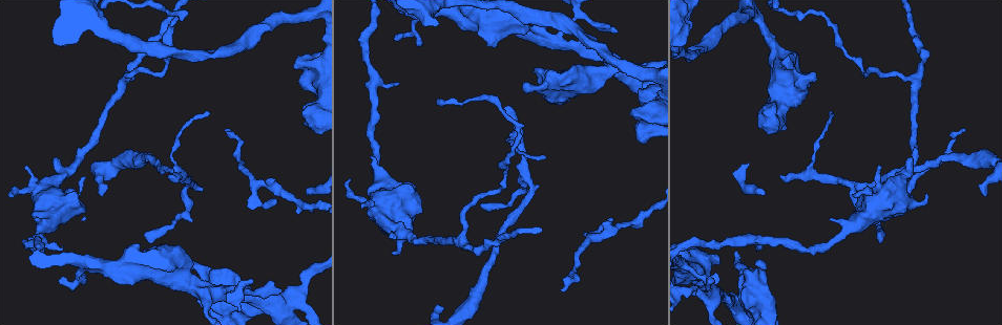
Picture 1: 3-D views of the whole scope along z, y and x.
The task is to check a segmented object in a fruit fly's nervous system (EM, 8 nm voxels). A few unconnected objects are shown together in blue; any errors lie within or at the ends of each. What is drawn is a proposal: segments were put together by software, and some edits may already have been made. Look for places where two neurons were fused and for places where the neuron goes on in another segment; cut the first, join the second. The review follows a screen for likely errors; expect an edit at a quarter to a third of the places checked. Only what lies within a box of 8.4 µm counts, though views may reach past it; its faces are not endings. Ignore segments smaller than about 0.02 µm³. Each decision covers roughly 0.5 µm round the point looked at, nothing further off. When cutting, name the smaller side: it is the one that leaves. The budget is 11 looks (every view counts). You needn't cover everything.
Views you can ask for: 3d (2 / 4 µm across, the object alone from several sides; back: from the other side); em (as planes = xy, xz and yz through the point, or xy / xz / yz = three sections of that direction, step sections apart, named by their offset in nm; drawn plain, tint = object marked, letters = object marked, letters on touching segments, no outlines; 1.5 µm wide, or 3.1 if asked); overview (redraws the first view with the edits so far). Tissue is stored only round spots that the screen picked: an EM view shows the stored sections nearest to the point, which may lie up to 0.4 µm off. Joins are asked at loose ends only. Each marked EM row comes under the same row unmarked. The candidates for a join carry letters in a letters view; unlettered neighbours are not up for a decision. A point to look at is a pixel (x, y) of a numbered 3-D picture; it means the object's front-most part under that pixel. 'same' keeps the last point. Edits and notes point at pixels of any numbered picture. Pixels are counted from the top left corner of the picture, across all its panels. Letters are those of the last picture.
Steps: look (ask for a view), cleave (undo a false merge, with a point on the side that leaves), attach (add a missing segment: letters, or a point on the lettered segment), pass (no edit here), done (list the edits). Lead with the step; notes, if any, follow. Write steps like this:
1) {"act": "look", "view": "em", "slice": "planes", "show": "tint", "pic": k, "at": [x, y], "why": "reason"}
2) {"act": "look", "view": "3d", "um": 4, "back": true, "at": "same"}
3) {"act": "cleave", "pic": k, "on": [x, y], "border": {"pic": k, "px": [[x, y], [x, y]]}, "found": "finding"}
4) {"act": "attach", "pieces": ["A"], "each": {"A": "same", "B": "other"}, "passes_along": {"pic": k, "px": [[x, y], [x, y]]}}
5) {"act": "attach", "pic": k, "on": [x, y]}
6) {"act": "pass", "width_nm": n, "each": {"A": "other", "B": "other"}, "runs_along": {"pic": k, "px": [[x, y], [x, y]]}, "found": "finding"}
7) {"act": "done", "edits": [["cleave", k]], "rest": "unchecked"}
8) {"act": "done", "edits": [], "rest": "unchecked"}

{"act": "look", "view": "em", "slice": "xy", "step": 8, "show": "letters", "pic": 1, "at": [440, 311], "why": "free end"}

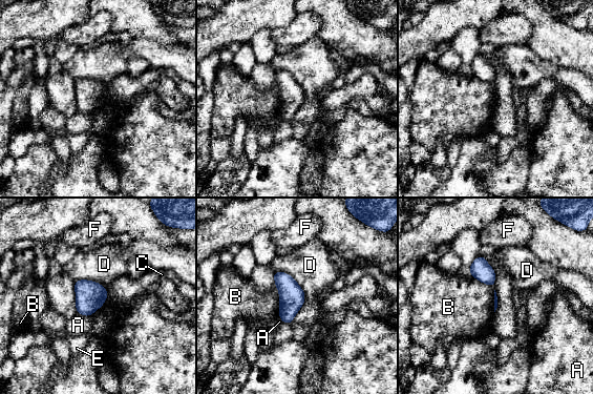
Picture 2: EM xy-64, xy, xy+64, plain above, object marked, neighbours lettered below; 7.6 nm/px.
{"act": "look", "view": "em", "slice": "planes", "show": "letters", "at": "same", "why": "cut it another way"}

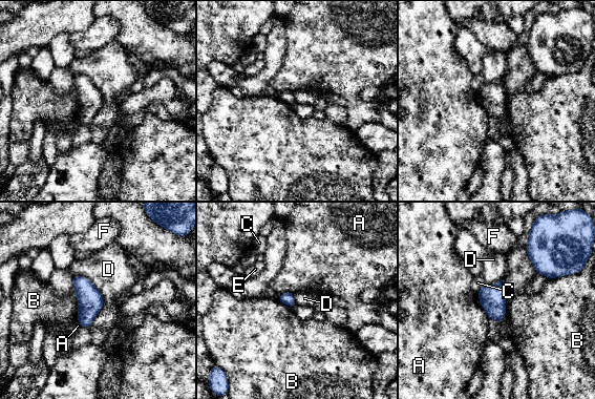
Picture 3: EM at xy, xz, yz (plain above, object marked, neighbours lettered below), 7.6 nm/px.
{"act": "pass", "longest_contact_nm": ["D", 420], "each": {"A": "other", "B": "other", "C": "other", "D": "other", "E": "other", "F": "other"}, "border": {"pic": 3, "px": [[75, 274], [103, 298], [89, 327]]}, "found": "no lettered segment goes on from it"}

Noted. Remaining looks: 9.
{"act": "look", "view": "em", "slice": "yz", "step": 8, "show": "tint", "pic": 1, "at": [964, 131], "why": "thin end"}

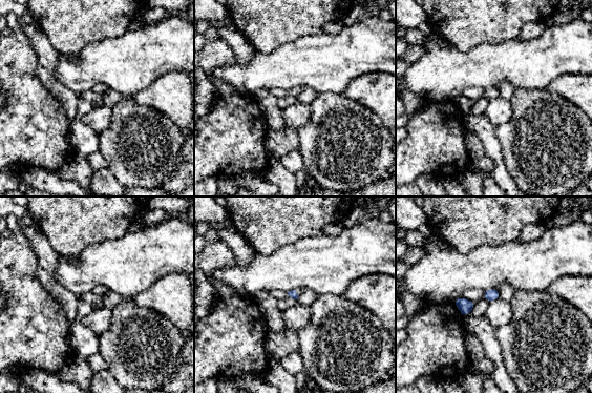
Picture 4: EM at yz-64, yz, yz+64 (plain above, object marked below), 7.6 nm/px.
{"act": "look", "view": "em", "slice": "planes", "show": "letters", "at": "same"}

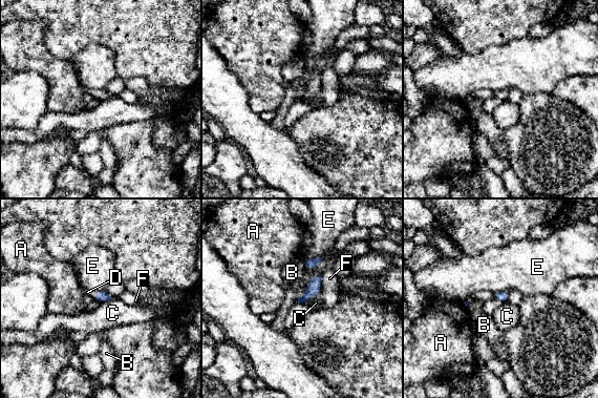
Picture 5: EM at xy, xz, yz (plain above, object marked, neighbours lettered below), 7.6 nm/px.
{"act": "attach", "pieces": ["D"], "each": {"A": "other", "B": "other", "C": "other", "D": "same", "E": "other", "F": "other"}, "found": "the neuron continues"}

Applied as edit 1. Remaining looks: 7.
{"act": "look", "view": "3d", "um": 4, "pic": 1, "at": [779, 177], "why": "free end"}

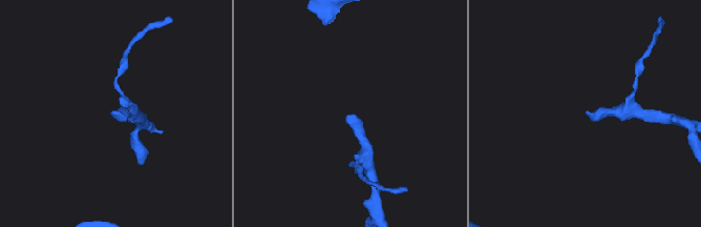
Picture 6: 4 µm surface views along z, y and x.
{"act": "look", "view": "em", "slice": "xy", "step": 4, "show": "letters", "pic": 6, "at": [587, 112], "why": "need the tissue"}

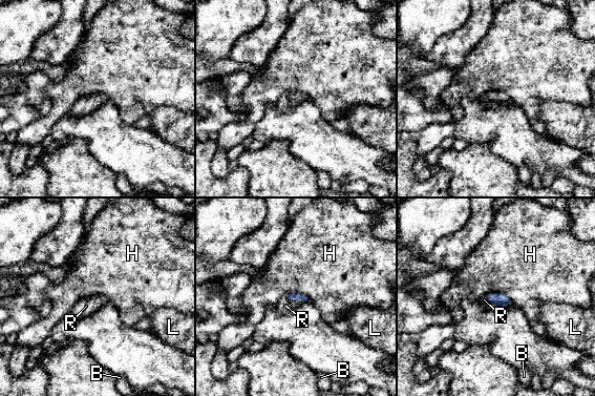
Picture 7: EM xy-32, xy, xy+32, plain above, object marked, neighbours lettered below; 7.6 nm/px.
{"act": "attach", "pieces": ["R"], "each": {"B": "other", "H": "other", "L": "other", "R": "same"}, "passes_along": {"pic": 7, "px": [[295, 297], [295, 300], [284, 305]]}, "found": "the neuron continues"}

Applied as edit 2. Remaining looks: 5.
{"act": "look", "view": "3d", "um": 4, "pic": 1, "at": [758, 262], "why": "branch stops here"}

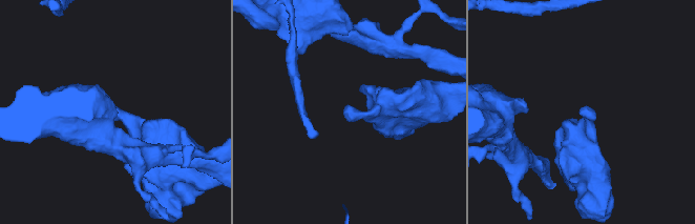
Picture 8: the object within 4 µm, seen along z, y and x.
{"act": "look", "view": "em", "slice": "planes", "show": "letters", "pic": 8, "at": [587, 108]}

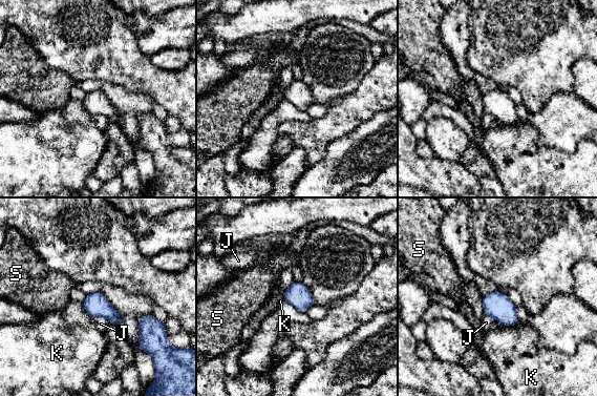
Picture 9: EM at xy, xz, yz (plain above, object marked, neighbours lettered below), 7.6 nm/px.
{"act": "pass", "longest_contact_nm": ["K", 160], "each": {"J": "other", "K": "other", "S": "other"}, "found": "no lettered segment goes on from it"}

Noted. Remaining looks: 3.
{"act": "done", "edits": [["attach", 5], ["attach", 7]], "rest": "unchecked"}

